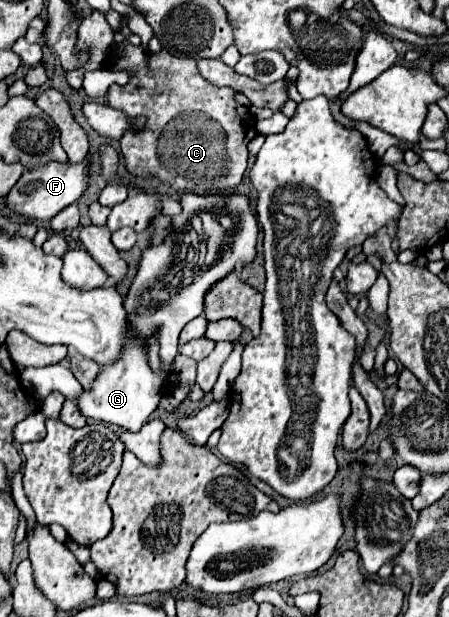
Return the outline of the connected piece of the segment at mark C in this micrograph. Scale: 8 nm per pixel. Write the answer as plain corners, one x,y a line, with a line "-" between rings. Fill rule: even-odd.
129,40
121,42
123,54
117,54
115,50
107,56
103,62
103,68
107,70
123,70
123,66
137,66
129,68
131,80
125,86
113,84
107,90
107,104
111,108
117,108
127,114
127,118
133,122
137,116
147,116
147,122
141,130
125,130
121,138
121,152
125,156
127,170
131,174
143,176
155,176
175,192
193,192
193,194
223,194
233,192
243,178
243,172
247,168
249,150
247,144
253,136
257,136
255,120
251,118
249,108
237,104
235,108
235,90
233,88
219,88
209,84
197,70
197,62
193,58
177,58
167,50
161,50
159,54
149,54
141,46
129,44

